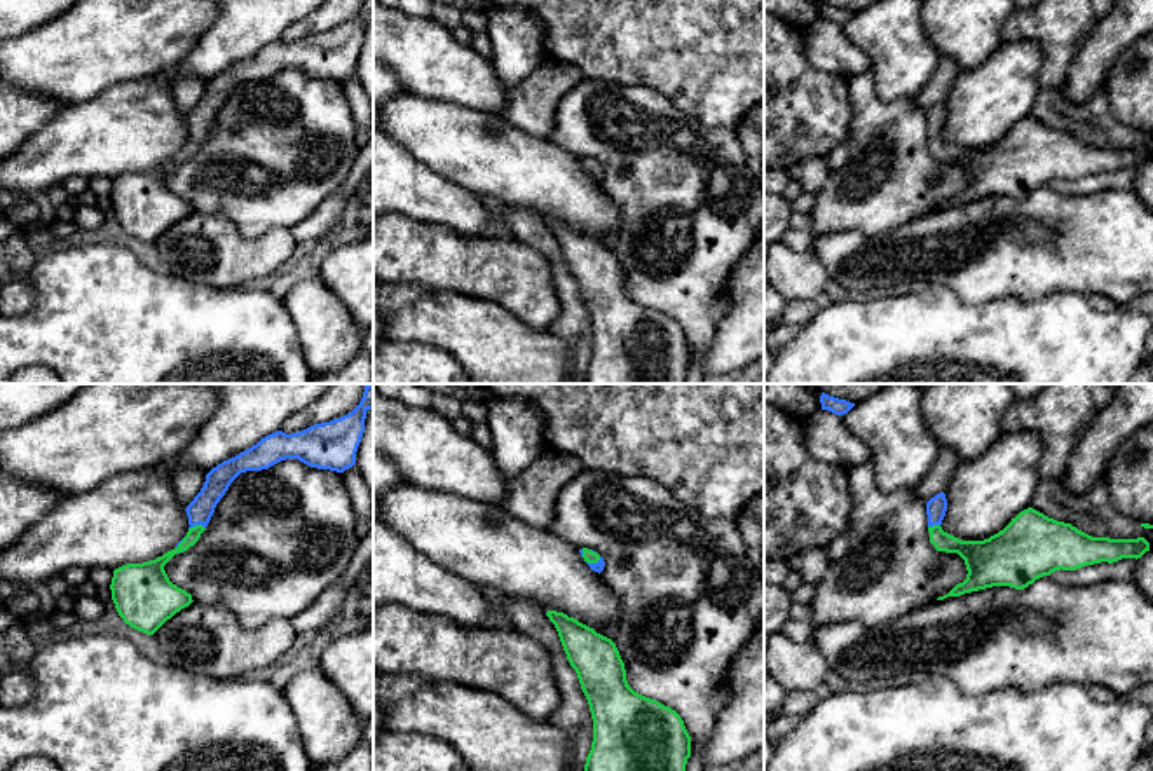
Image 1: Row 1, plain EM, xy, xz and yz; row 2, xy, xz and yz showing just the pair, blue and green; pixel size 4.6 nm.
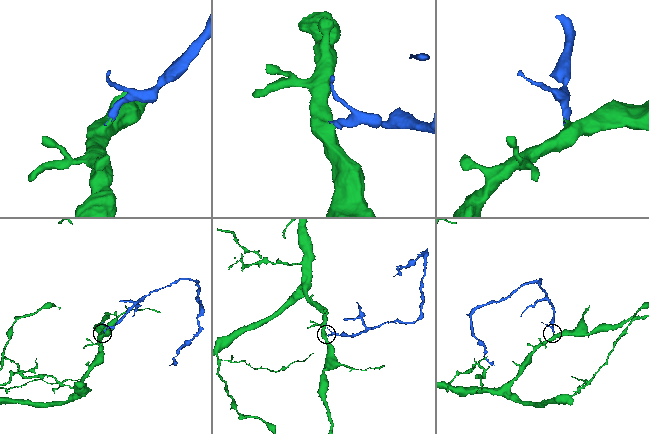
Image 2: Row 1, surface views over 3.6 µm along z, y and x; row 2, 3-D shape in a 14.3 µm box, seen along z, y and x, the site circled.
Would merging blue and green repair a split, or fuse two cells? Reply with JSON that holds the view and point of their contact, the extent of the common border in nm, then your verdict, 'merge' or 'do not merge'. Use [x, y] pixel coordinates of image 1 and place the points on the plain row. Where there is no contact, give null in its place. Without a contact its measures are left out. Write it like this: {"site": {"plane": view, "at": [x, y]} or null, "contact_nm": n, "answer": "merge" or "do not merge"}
{"site": {"plane": "xy", "at": [196, 133]}, "contact_nm": 80, "answer": "merge"}

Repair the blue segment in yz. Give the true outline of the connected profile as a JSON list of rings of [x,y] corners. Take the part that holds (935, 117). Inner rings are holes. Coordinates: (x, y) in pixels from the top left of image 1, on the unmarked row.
[[[944,101],[926,112],[930,152],[937,160],[958,162],[965,169],[968,183],[963,192],[937,209],[993,195],[1024,199],[1061,178],[1076,180],[1101,171],[1137,169],[1150,160],[1144,147],[1092,147],[1071,133],[1048,127],[1033,117],[1020,120],[989,148],[961,150],[942,140],[945,120]]]

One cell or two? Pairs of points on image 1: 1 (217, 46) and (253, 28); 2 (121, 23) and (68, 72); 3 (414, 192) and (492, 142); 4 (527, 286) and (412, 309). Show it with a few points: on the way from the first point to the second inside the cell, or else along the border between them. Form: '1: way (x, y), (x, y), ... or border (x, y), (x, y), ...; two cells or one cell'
1: way (225, 44), (245, 28); one cell
2: way (109, 35), (81, 60); one cell
3: border (407, 150), (429, 168), (477, 194); two cells
4: border (429, 288), (494, 300), (508, 311); two cells

